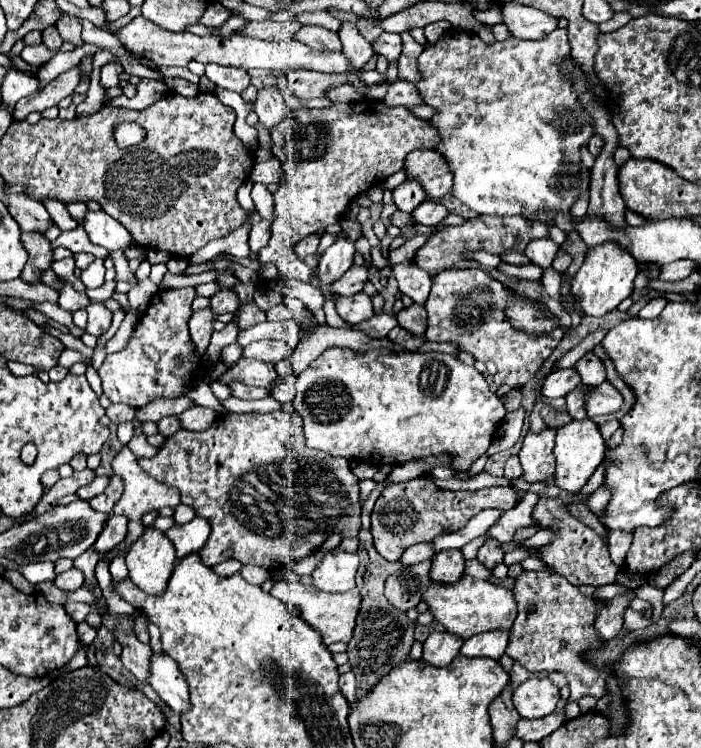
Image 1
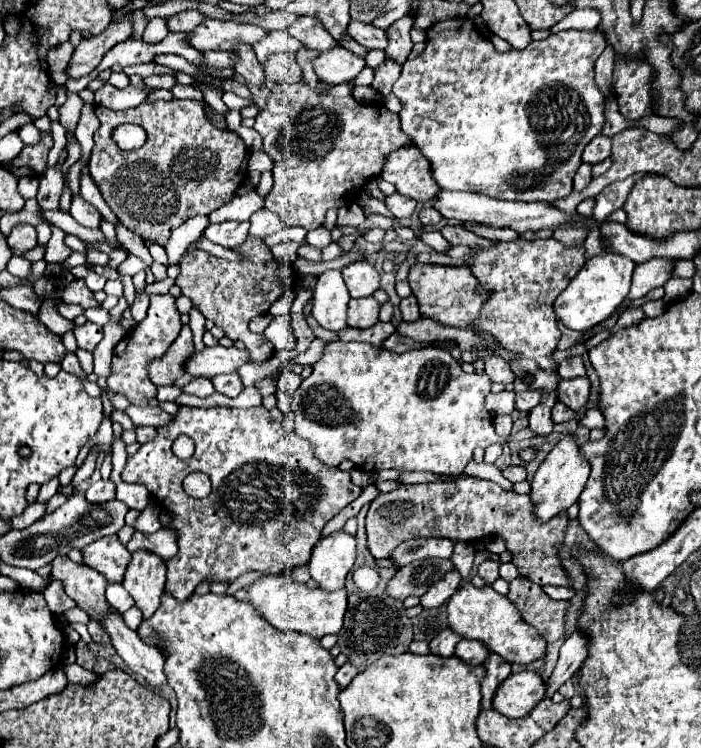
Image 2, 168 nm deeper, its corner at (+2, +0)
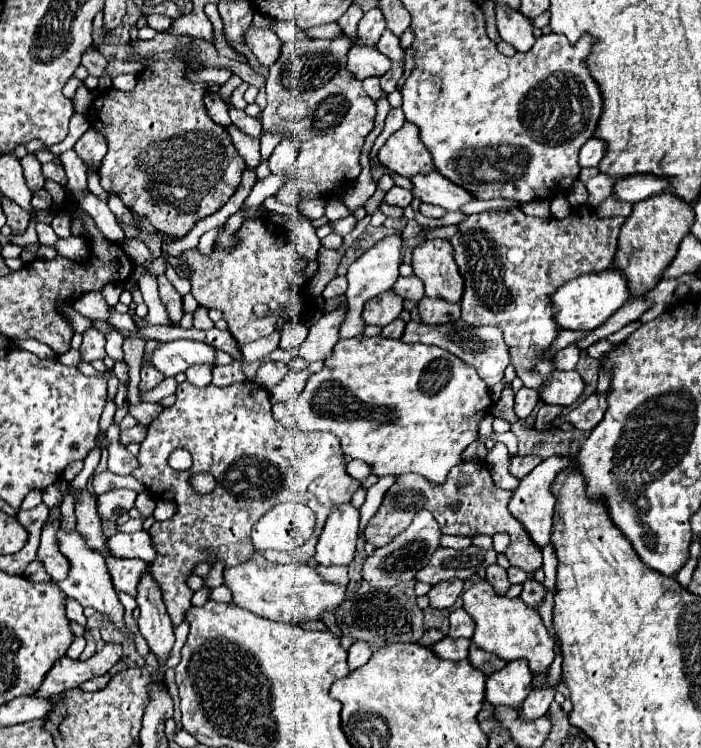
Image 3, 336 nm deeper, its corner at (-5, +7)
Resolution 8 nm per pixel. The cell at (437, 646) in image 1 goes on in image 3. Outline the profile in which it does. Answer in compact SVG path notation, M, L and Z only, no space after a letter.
M464 609L452 611L450 613L450 631L448 631L448 637L450 639L458 639L458 637L472 639L472 633L474 633L472 617Z

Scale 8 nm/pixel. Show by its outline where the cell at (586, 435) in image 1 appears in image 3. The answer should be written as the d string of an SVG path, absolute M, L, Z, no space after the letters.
M554 455L554 457L548 457L544 459L528 477L524 477L518 485L518 489L514 491L512 499L510 499L510 513L526 527L526 531L530 533L530 537L536 541L536 545L544 547L550 537L552 537L552 527L554 527L554 505L556 505L556 495L552 493L552 485L558 477L560 471L564 471L572 461L568 457L562 457L562 455Z

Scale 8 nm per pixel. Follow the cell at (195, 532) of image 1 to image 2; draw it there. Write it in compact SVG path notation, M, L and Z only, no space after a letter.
M161 528L153 534L135 532L125 548L131 554L137 550L147 550L147 552L161 556L163 560L169 560L169 556L177 554L177 534L173 530L167 530L167 528Z

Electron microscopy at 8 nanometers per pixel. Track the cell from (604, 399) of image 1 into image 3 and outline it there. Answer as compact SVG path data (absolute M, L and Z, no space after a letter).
M560 371L552 381L548 381L548 389L544 389L544 403L554 405L572 405L584 393L584 379L578 371Z

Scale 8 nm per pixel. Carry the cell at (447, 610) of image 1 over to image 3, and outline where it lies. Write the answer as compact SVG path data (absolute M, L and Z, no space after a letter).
M478 581L468 591L464 591L462 599L462 609L476 621L476 633L472 641L480 649L490 651L506 661L526 659L532 673L550 667L554 661L554 639L550 639L542 617L538 613L532 613L532 609L528 609L518 597L510 599L506 595L498 595L488 581Z

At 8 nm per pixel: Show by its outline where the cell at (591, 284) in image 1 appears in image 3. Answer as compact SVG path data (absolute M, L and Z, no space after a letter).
M604 269L600 273L586 273L580 275L568 283L564 283L554 295L552 295L552 307L554 307L554 319L560 325L560 329L582 329L590 331L600 327L610 315L614 315L626 301L630 299L630 289L626 275L616 269Z

